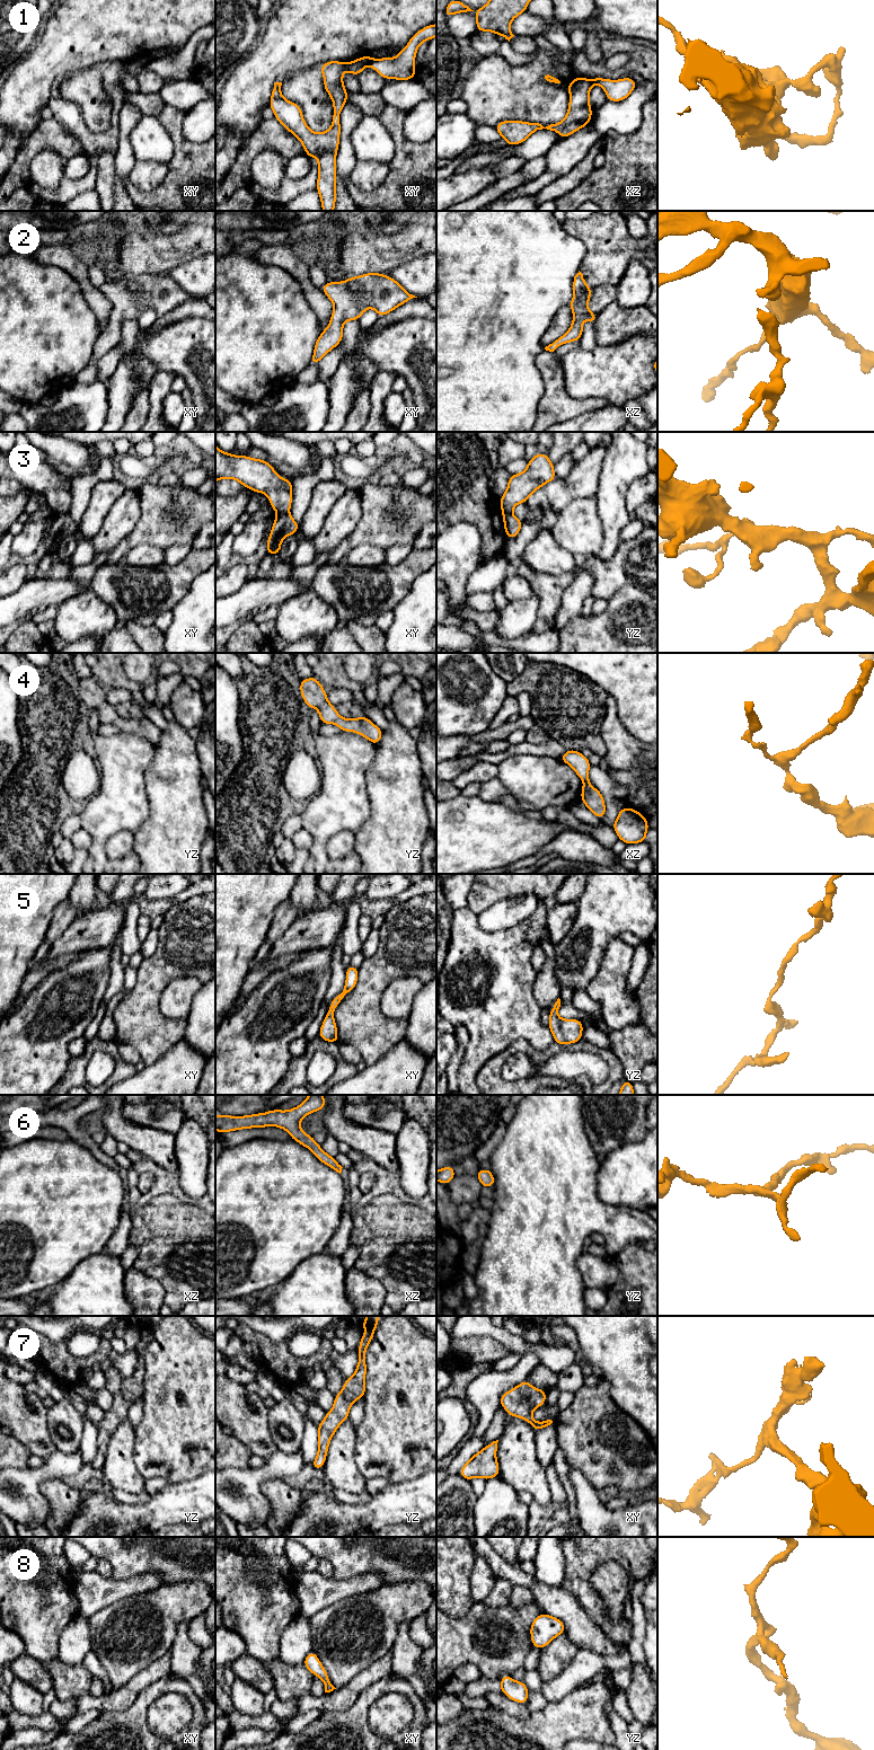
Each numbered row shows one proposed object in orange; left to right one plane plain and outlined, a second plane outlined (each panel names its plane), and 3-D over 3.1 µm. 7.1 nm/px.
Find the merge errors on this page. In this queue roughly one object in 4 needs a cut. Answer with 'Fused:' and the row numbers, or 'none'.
Fused: 1, 3

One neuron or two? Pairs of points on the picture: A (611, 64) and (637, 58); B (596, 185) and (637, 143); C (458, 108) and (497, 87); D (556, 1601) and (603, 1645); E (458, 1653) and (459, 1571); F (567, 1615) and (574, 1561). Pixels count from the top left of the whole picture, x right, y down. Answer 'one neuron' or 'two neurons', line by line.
A: two neurons
B: one neuron
C: two neurons
D: one neuron
E: two neurons
F: two neurons

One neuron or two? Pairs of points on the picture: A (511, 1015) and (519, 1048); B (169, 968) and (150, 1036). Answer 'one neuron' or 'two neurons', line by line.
A: two neurons
B: one neuron

